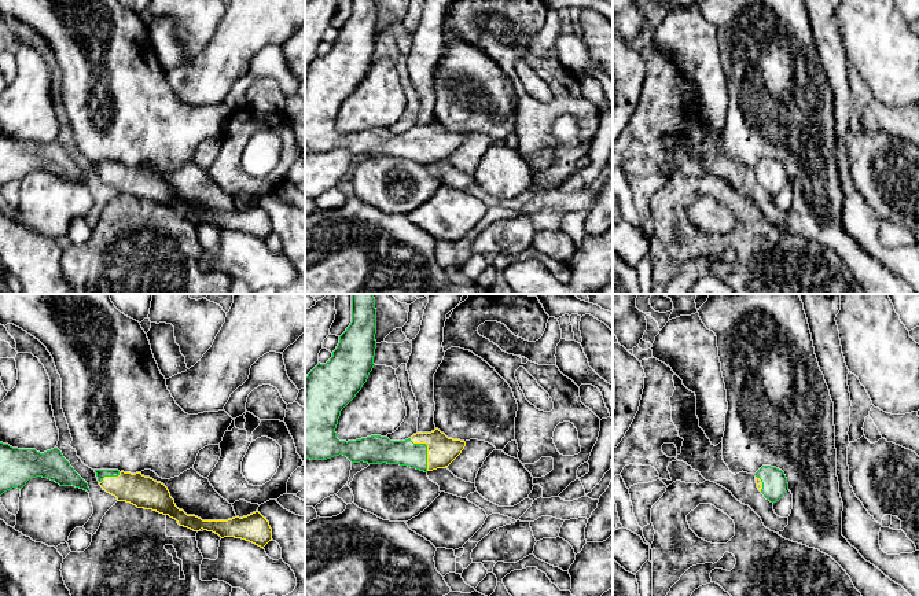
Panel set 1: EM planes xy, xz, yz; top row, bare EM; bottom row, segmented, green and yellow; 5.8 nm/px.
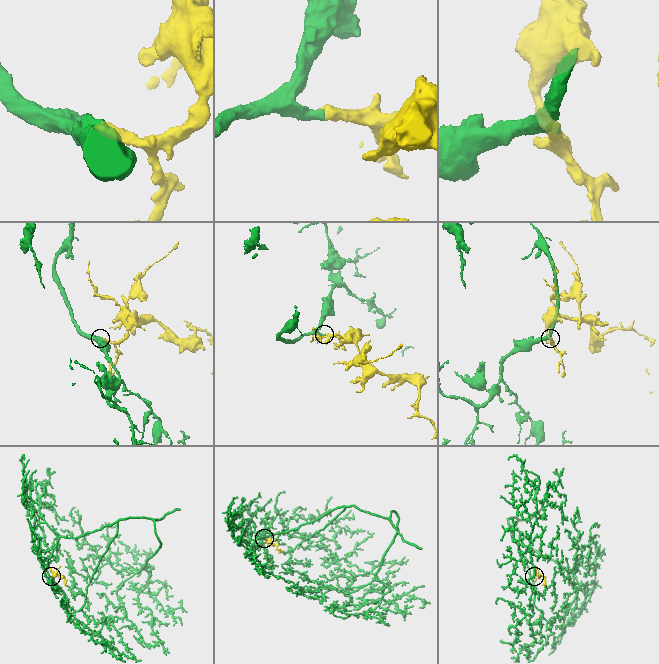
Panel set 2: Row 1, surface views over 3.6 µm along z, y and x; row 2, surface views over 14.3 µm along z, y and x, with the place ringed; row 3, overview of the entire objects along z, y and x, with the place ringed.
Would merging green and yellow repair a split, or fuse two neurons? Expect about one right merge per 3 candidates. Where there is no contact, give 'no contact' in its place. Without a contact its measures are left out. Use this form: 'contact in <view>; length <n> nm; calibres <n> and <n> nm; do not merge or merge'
contact in xz; length 220 nm; calibres 140 and 180 nm; merge

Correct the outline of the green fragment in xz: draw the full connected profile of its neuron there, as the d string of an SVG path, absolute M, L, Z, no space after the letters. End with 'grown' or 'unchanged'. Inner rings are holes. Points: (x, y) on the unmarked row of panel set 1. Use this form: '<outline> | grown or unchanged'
M352 0L352 15L339 29L332 49L305 70L305 150L327 152L343 147L352 157L400 157L424 165L448 159L466 135L448 130L438 121L405 133L381 128L348 135L337 130L341 103L361 82L375 58L375 26L376 1Z | grown

